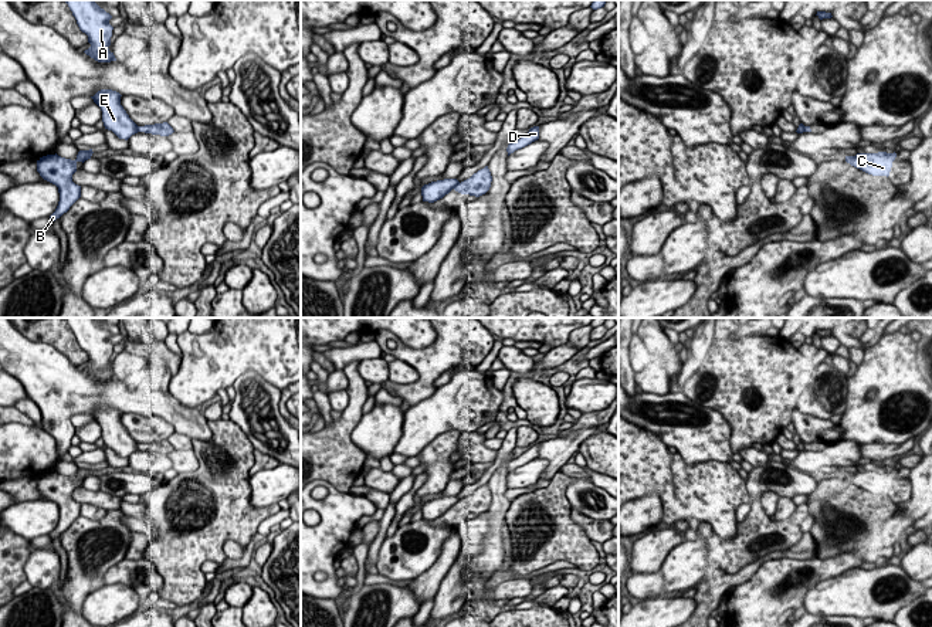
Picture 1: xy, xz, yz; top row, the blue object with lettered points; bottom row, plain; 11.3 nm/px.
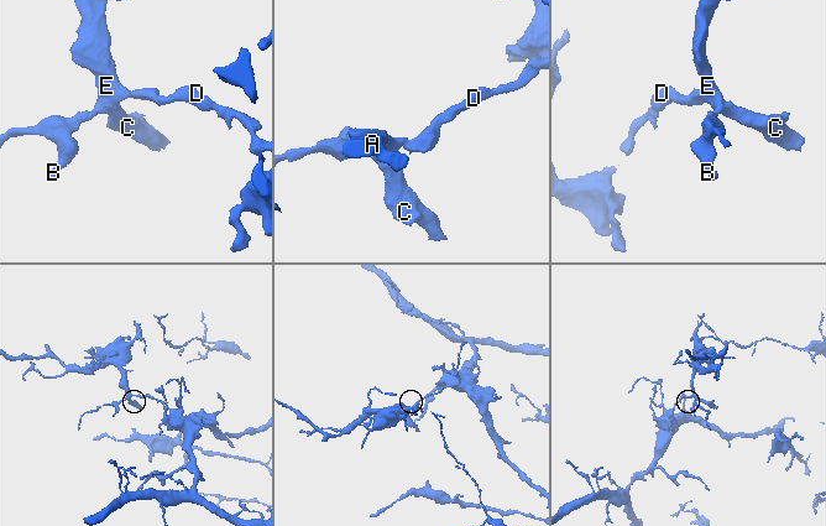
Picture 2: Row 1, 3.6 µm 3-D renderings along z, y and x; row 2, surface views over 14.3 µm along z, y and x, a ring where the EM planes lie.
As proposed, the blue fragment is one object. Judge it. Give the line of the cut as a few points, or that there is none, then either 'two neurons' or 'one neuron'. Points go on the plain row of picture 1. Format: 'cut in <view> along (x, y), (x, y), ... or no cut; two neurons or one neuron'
cut in xz along (458, 500), (453, 505); two neurons

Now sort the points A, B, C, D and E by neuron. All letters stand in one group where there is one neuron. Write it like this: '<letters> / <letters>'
A B C E / D

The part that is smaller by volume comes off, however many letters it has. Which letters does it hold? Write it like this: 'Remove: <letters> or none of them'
Remove: A, B, C, E

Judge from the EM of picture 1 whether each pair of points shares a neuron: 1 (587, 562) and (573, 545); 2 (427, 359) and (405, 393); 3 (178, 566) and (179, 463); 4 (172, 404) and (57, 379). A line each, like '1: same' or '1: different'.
1: same
2: same
3: same
4: same

